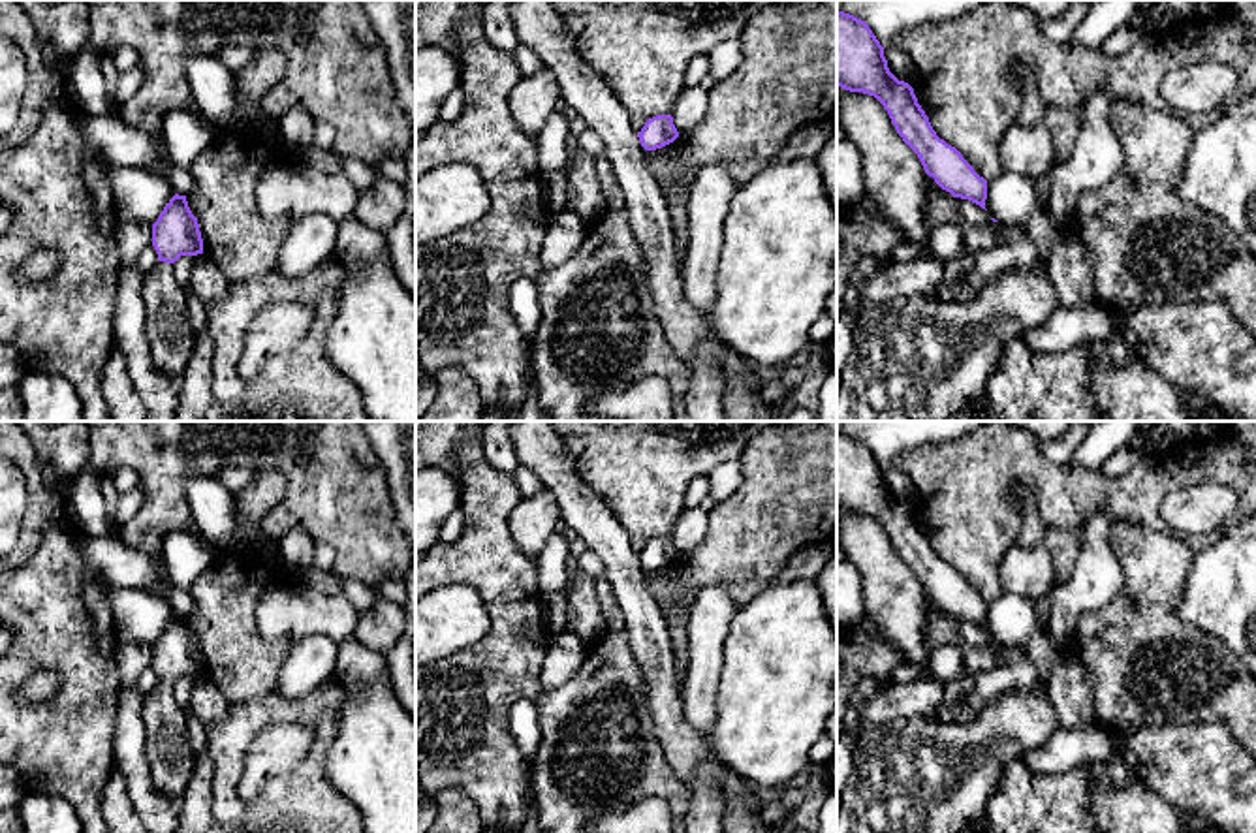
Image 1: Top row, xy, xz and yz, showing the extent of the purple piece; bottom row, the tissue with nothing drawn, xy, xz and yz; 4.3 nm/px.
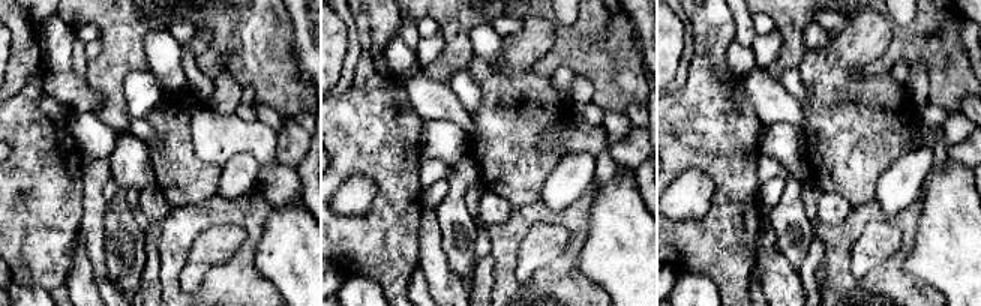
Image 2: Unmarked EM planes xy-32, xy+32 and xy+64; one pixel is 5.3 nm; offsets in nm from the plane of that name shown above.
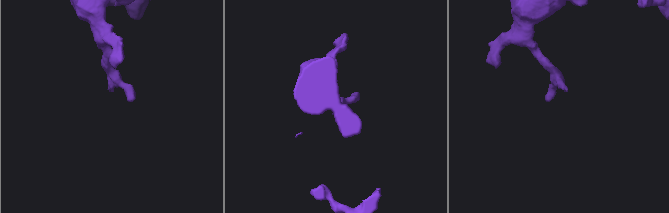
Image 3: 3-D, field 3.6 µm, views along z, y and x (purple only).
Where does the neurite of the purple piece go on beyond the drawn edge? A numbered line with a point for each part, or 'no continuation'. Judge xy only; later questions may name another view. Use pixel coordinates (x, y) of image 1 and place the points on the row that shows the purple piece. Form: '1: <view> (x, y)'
1: xy (168, 330)

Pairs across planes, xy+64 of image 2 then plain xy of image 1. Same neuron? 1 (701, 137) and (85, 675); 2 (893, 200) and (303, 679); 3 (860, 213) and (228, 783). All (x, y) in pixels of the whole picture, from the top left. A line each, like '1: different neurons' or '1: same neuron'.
1: same neuron
2: same neuron
3: same neuron

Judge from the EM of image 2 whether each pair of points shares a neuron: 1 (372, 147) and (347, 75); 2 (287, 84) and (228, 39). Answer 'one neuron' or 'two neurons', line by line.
1: two neurons
2: one neuron

